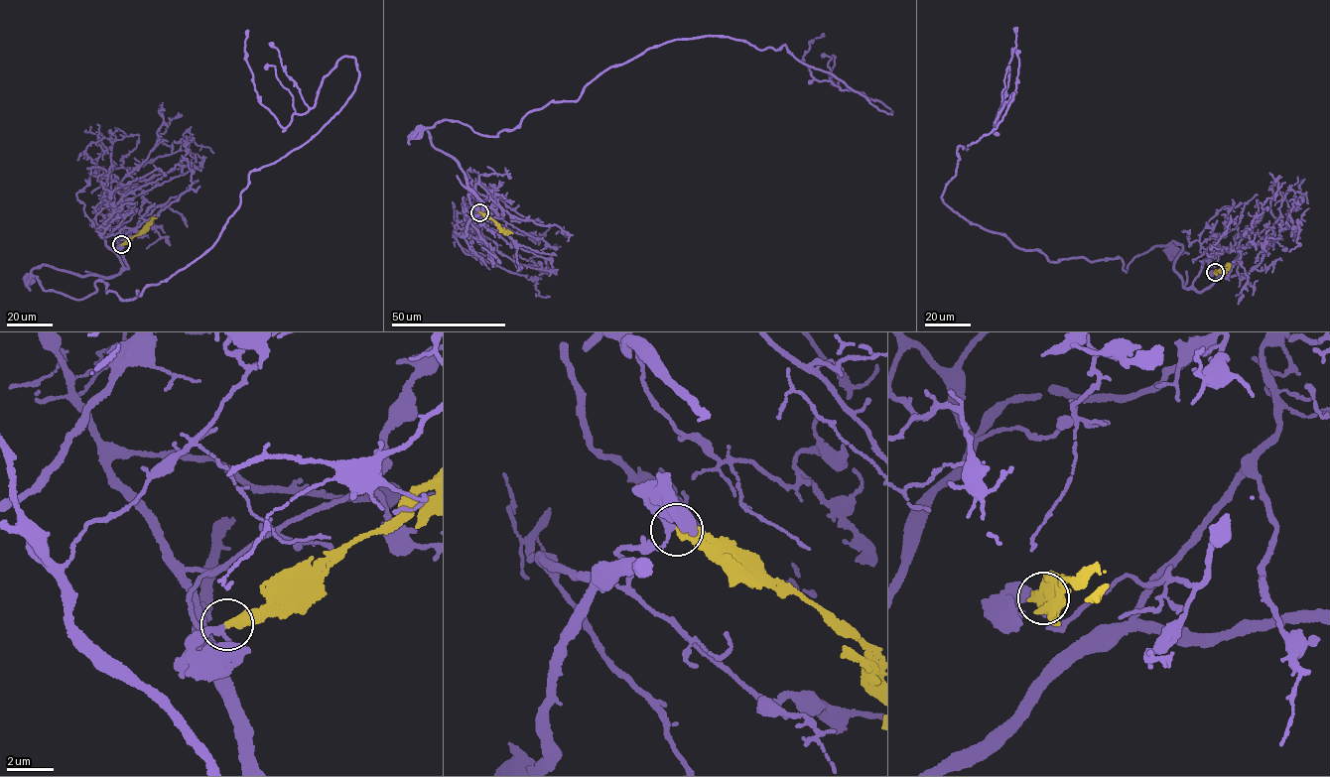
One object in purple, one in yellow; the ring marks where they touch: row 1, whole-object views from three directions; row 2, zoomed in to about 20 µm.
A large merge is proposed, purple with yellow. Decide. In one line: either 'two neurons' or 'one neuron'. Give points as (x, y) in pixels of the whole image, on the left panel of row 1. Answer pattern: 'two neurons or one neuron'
one neuron

